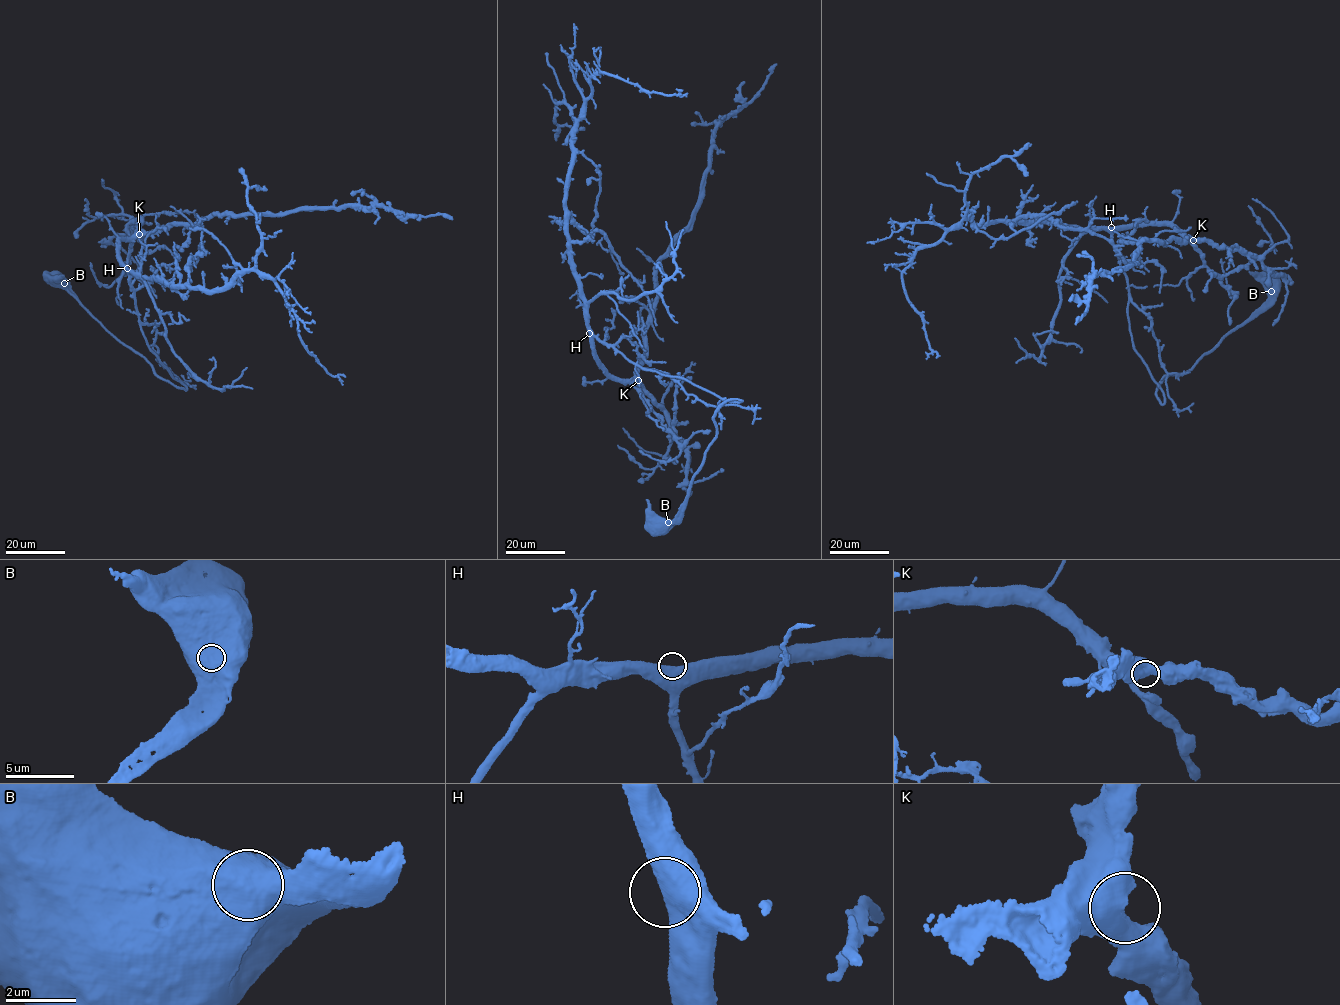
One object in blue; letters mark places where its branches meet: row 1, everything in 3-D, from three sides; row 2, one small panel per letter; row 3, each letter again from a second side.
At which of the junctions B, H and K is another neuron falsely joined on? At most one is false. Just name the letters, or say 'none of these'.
none of these

